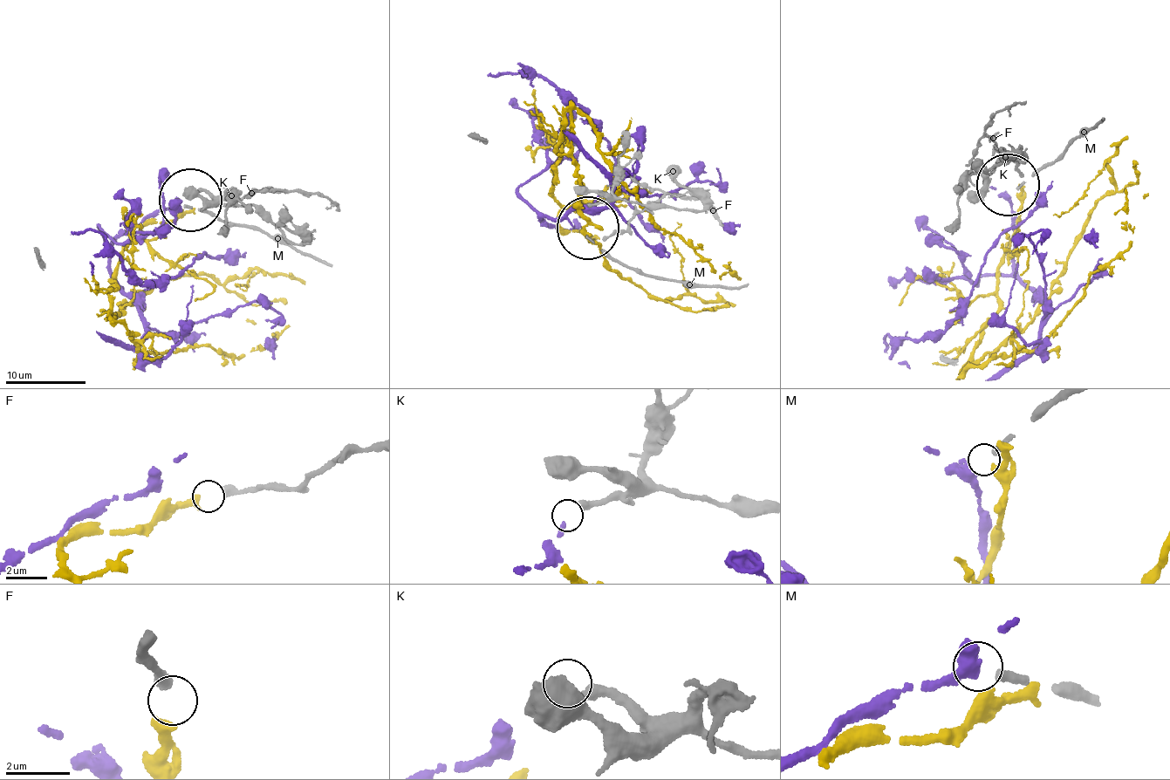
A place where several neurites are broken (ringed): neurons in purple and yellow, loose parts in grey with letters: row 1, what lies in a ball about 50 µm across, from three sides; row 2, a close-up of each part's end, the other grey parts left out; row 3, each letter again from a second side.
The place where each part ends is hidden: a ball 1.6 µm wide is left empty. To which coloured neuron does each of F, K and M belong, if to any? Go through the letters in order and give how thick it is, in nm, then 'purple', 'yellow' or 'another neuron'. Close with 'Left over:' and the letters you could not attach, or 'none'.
F: calibre 340 nm; yellow
K: calibre 360 nm; purple
M: calibre 260 nm; another neuron
Left over: M

